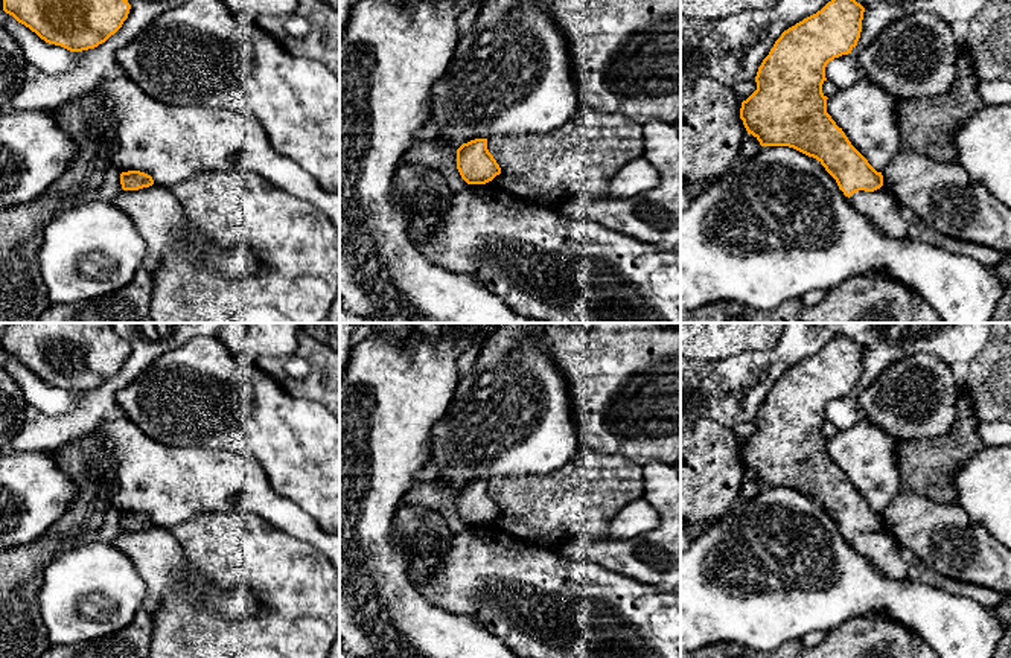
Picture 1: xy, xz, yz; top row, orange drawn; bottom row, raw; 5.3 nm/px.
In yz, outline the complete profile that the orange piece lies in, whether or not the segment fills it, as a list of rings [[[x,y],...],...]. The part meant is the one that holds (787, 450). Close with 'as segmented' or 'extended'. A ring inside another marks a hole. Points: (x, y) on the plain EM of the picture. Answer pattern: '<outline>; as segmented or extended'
[[[836,337],[821,352],[784,372],[758,408],[757,431],[740,449],[748,475],[752,475],[761,487],[789,487],[816,500],[848,539],[859,532],[880,530],[883,516],[851,486],[827,454],[828,439],[822,434],[822,425],[827,422],[827,405],[851,394],[857,387],[863,353],[865,349],[854,340]]]; as segmented

